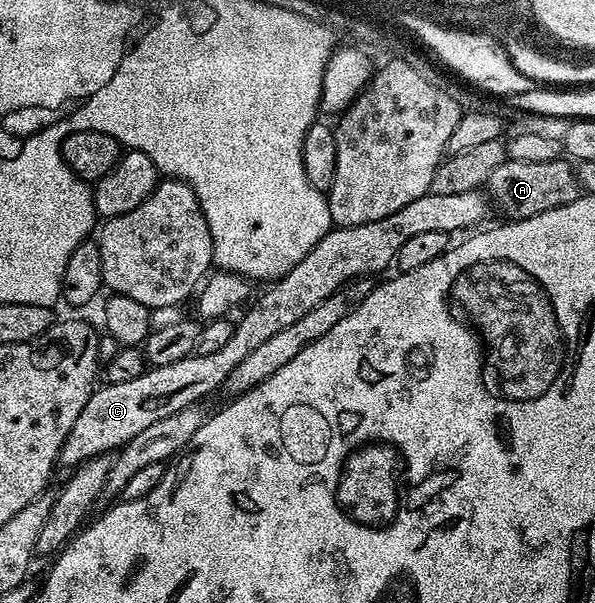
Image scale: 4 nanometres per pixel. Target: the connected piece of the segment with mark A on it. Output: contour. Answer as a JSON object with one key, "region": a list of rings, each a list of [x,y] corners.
{"region":[[[507,158],[500,169],[492,173],[488,184],[489,198],[506,214],[503,216],[511,220],[527,219],[536,213],[568,205],[576,201],[579,194],[577,170],[565,158],[556,161],[516,161]]]}

